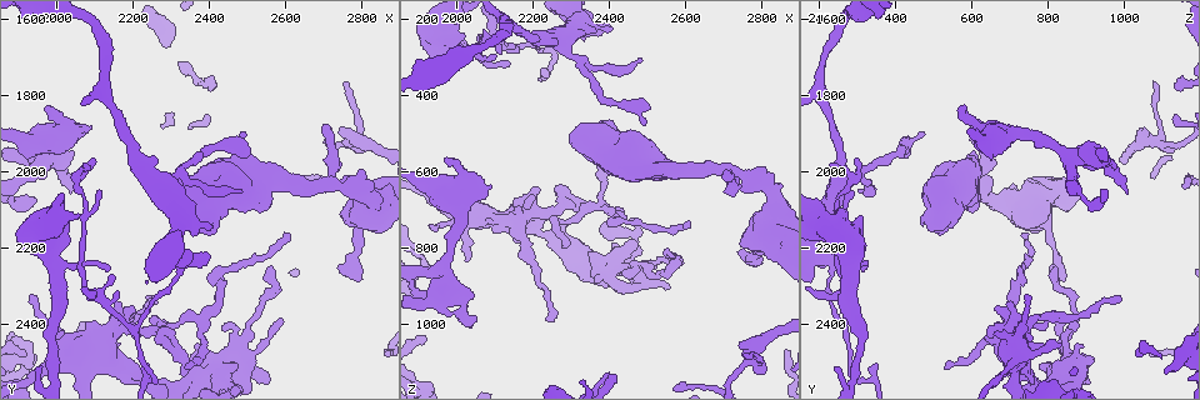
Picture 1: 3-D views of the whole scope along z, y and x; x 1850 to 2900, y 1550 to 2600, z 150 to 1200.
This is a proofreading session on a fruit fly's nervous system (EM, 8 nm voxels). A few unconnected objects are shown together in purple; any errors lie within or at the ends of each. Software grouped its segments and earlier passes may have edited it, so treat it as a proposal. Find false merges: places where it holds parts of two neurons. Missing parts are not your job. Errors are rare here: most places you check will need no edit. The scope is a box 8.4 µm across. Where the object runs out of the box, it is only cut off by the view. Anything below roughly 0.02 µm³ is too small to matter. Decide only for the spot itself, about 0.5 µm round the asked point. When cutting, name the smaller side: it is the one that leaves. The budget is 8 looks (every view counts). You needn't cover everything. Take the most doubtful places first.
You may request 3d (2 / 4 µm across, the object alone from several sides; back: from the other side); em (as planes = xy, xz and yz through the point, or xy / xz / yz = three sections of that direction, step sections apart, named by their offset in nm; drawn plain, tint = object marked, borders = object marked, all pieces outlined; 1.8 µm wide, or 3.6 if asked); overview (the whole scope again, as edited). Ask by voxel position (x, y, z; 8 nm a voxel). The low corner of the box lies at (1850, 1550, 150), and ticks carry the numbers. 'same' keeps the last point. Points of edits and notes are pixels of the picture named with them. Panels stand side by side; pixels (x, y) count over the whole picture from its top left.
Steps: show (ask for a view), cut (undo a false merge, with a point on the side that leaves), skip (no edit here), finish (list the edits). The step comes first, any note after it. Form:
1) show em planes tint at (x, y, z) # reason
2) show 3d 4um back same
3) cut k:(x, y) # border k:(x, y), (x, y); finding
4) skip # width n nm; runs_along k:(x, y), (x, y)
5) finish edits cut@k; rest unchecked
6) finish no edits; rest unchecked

show em 3.6um planes borders at (2065, 2505, 710) # four arms meet

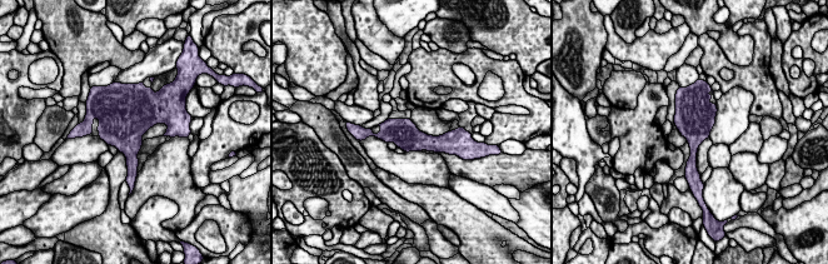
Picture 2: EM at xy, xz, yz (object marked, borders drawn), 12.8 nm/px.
skip # one neuron here

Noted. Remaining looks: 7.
show 3d 4um at (2470, 2435, 845) # thick turns thin

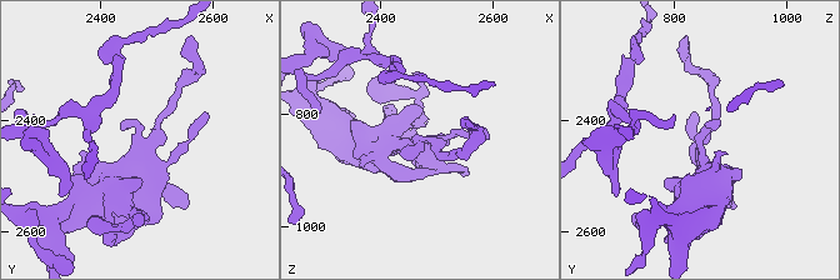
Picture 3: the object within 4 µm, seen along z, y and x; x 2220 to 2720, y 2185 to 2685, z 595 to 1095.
show em planes plain at (2475, 2435, 840)

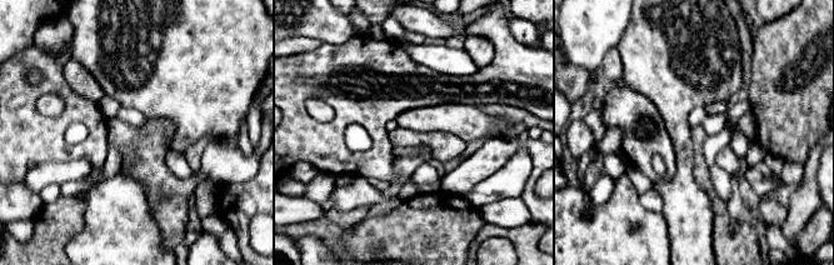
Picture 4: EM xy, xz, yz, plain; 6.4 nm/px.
show em planes borders same # see the neighbours

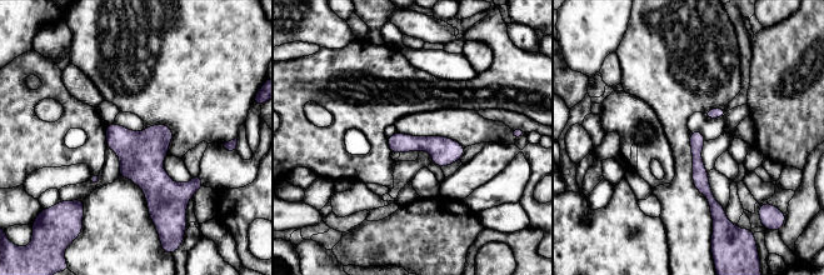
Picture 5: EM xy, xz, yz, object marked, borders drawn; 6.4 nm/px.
skip # runs_along 5:(693, 134), (702, 185), (719, 209); one neuron here

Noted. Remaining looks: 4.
show em planes borders at (1965, 1970, 850) # sharp bend

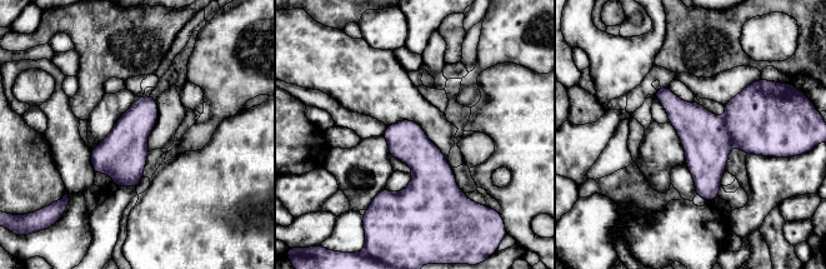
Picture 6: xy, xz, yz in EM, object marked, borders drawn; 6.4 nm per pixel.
skip # one neuron here

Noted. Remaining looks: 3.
finish no edits; rest unchecked

